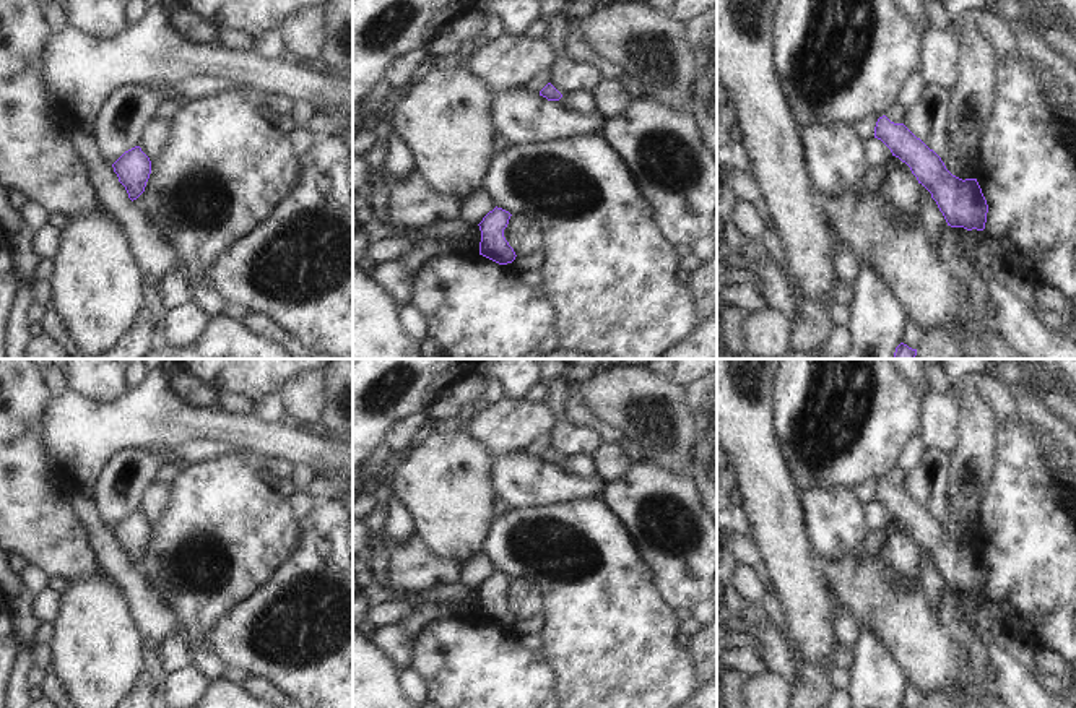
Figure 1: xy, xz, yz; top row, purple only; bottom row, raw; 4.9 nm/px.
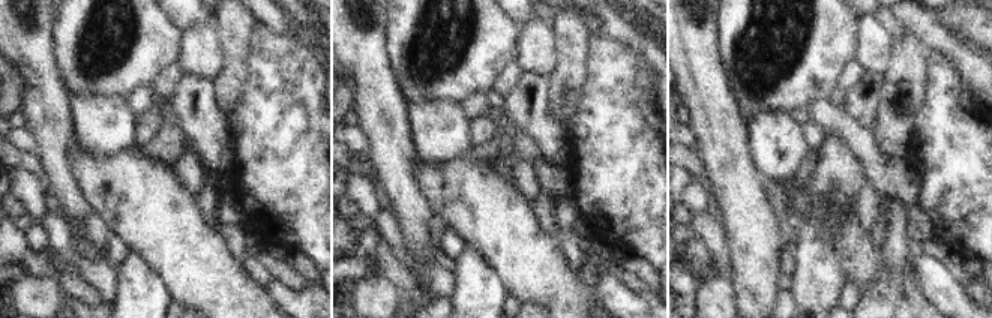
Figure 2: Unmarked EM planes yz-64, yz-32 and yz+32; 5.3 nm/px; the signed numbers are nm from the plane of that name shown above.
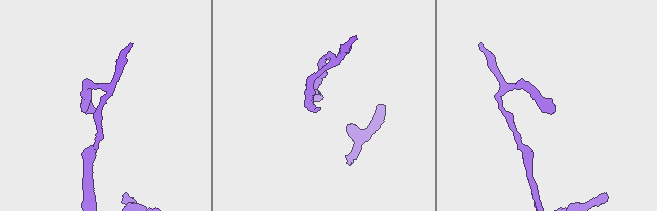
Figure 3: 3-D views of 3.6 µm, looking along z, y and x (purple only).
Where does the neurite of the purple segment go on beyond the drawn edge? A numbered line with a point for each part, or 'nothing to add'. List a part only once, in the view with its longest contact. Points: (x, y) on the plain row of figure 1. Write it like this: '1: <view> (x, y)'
nothing to add

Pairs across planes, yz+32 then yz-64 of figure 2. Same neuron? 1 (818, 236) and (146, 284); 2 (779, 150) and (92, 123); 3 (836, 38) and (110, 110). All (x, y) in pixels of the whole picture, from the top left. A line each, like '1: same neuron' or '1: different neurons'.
1: same neuron
2: same neuron
3: different neurons

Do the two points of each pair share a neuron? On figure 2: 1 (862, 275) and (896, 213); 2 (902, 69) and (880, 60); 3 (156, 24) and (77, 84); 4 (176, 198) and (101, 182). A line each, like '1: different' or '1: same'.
1: different
2: different
3: same
4: same

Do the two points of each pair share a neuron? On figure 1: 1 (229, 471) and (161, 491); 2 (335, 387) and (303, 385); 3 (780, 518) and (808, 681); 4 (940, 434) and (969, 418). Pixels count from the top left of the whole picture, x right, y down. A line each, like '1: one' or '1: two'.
1: two
2: two
3: one
4: two

